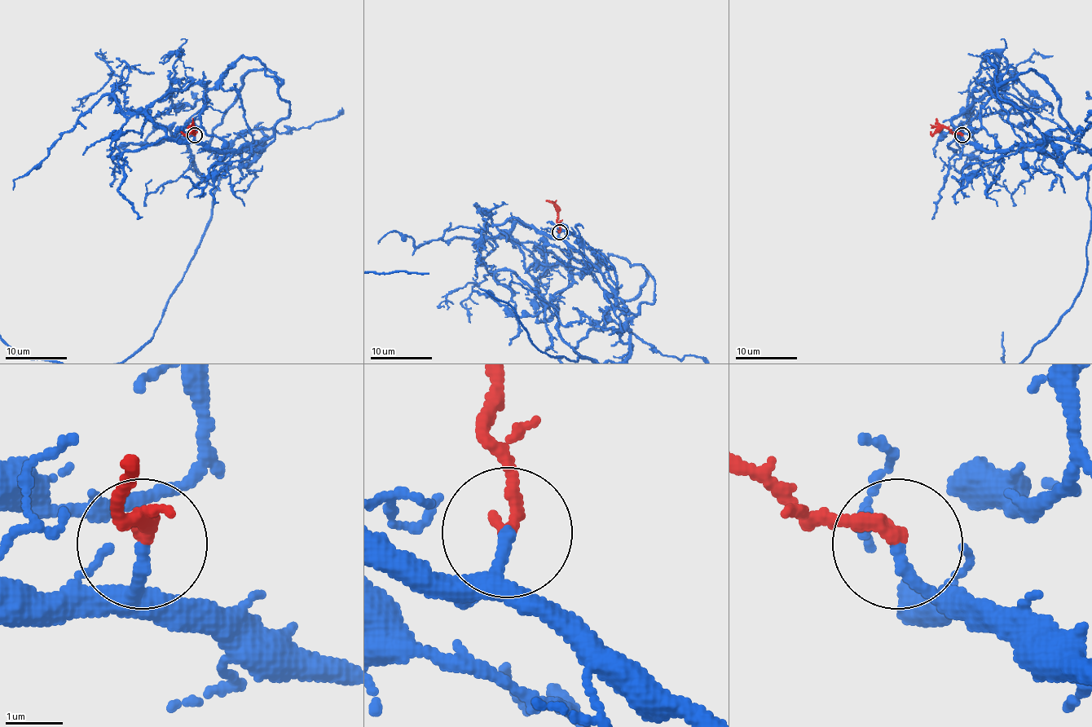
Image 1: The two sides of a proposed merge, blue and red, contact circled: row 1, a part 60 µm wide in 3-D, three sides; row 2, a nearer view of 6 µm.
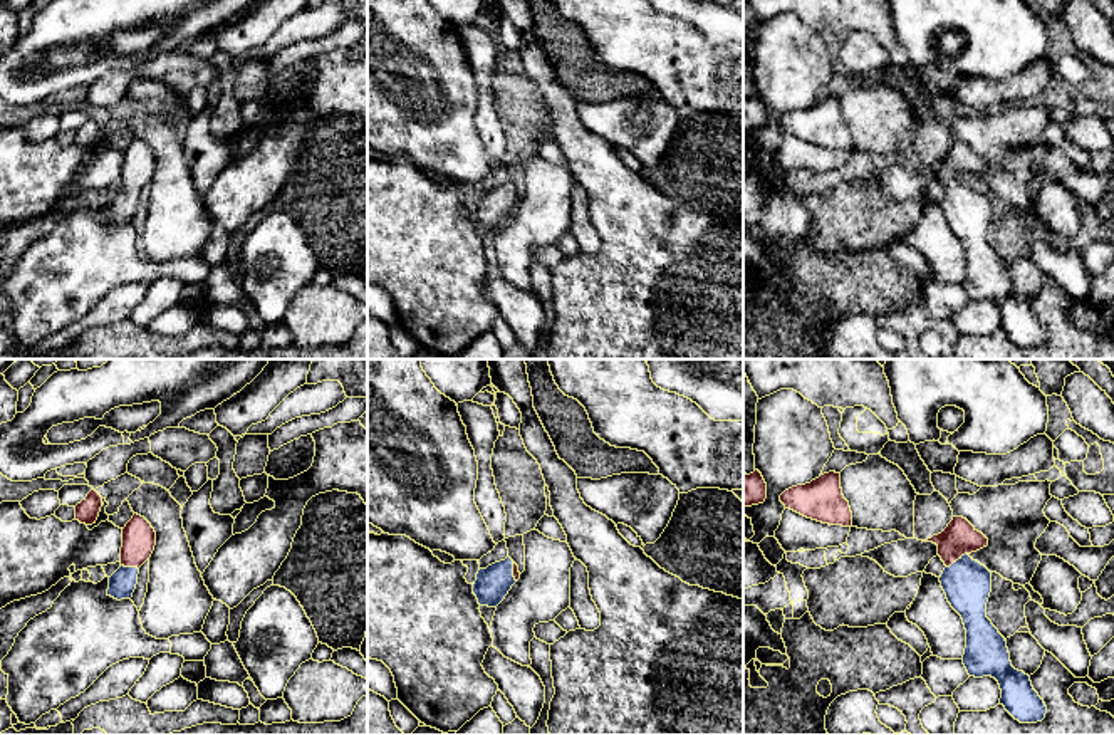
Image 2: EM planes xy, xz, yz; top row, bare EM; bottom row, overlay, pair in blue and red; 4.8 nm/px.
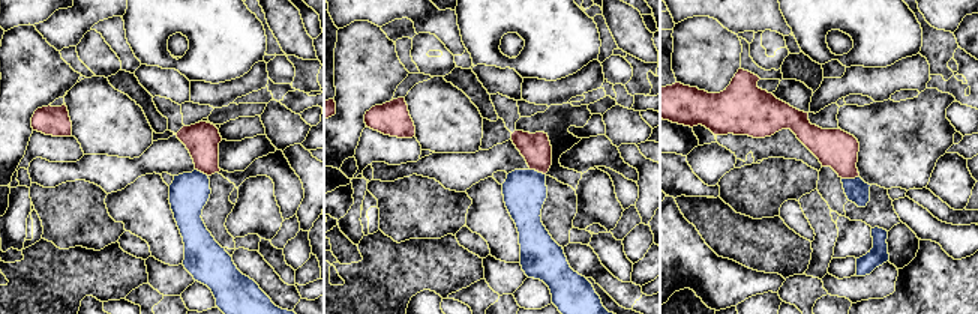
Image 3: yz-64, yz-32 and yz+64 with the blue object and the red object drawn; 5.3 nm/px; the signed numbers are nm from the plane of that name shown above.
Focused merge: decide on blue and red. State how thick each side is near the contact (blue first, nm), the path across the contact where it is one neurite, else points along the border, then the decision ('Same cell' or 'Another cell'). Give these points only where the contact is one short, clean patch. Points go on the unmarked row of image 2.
Thickness 220 nm (blue) against 160 nm. Path across: yz (967, 208), (958, 183), (960, 161). Same cell

